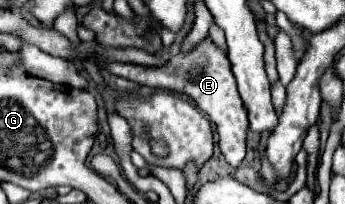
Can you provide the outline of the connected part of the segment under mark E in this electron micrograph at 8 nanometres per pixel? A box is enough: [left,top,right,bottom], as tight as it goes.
[100,39,248,167]

